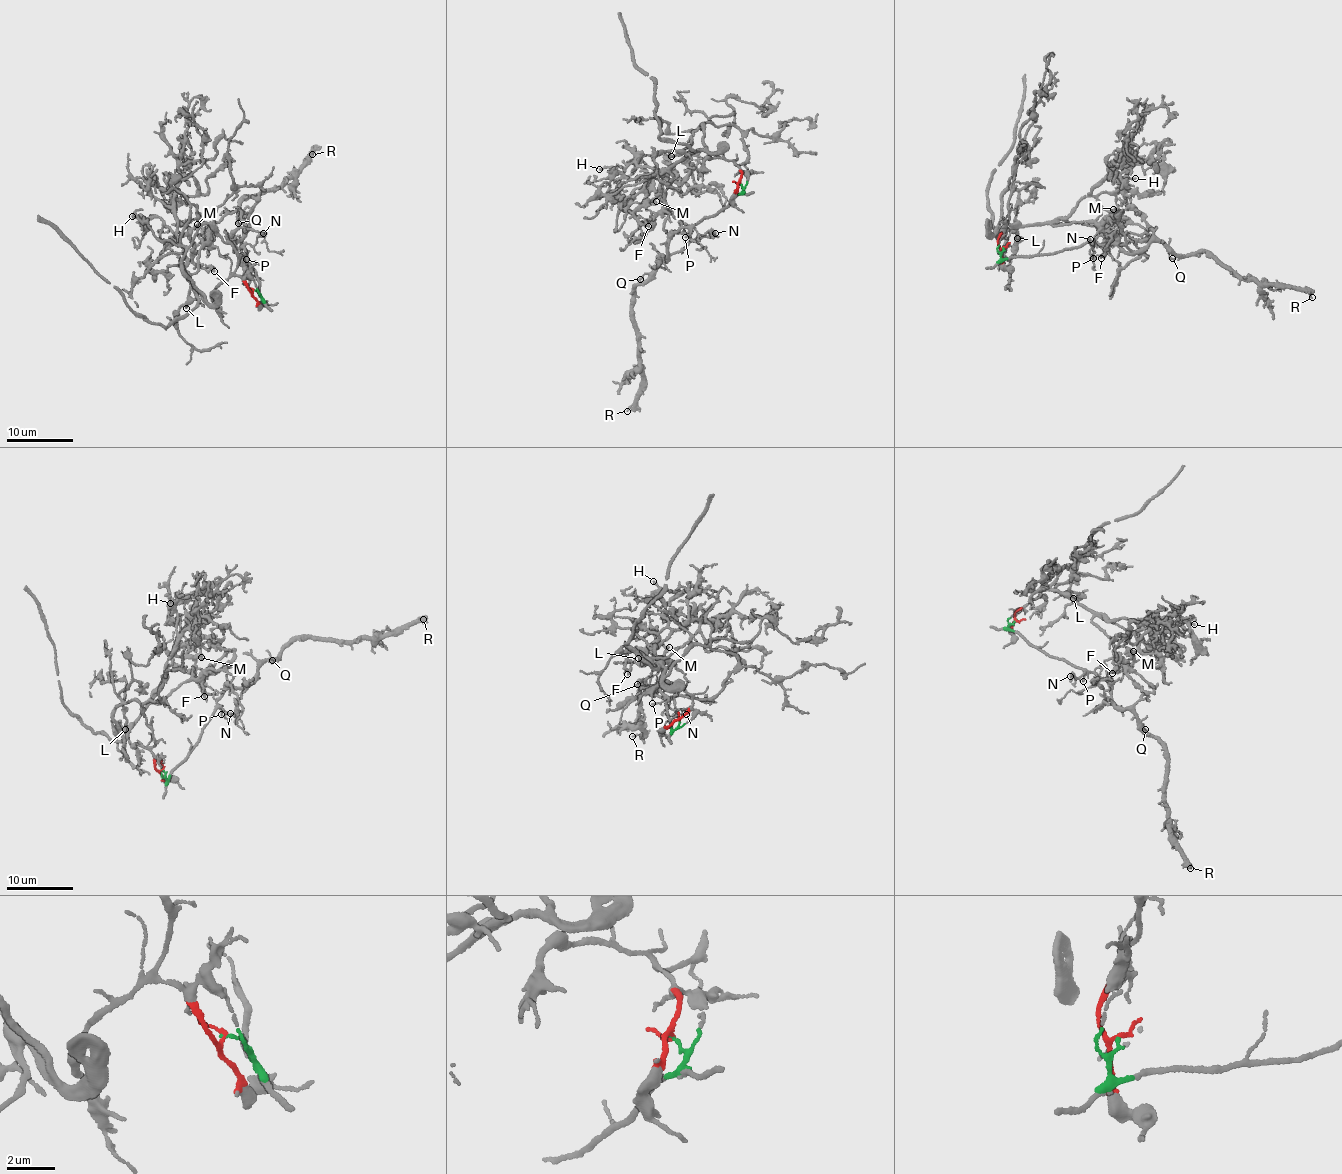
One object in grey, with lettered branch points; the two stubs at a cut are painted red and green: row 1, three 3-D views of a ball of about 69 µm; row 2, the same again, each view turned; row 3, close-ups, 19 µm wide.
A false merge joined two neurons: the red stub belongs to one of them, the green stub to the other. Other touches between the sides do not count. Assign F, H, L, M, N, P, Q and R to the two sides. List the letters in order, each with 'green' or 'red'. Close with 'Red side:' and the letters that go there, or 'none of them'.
F: red
H: red
L: red
M: red
N: green
P: green
Q: green
R: green
Red side: F, H, L, M

